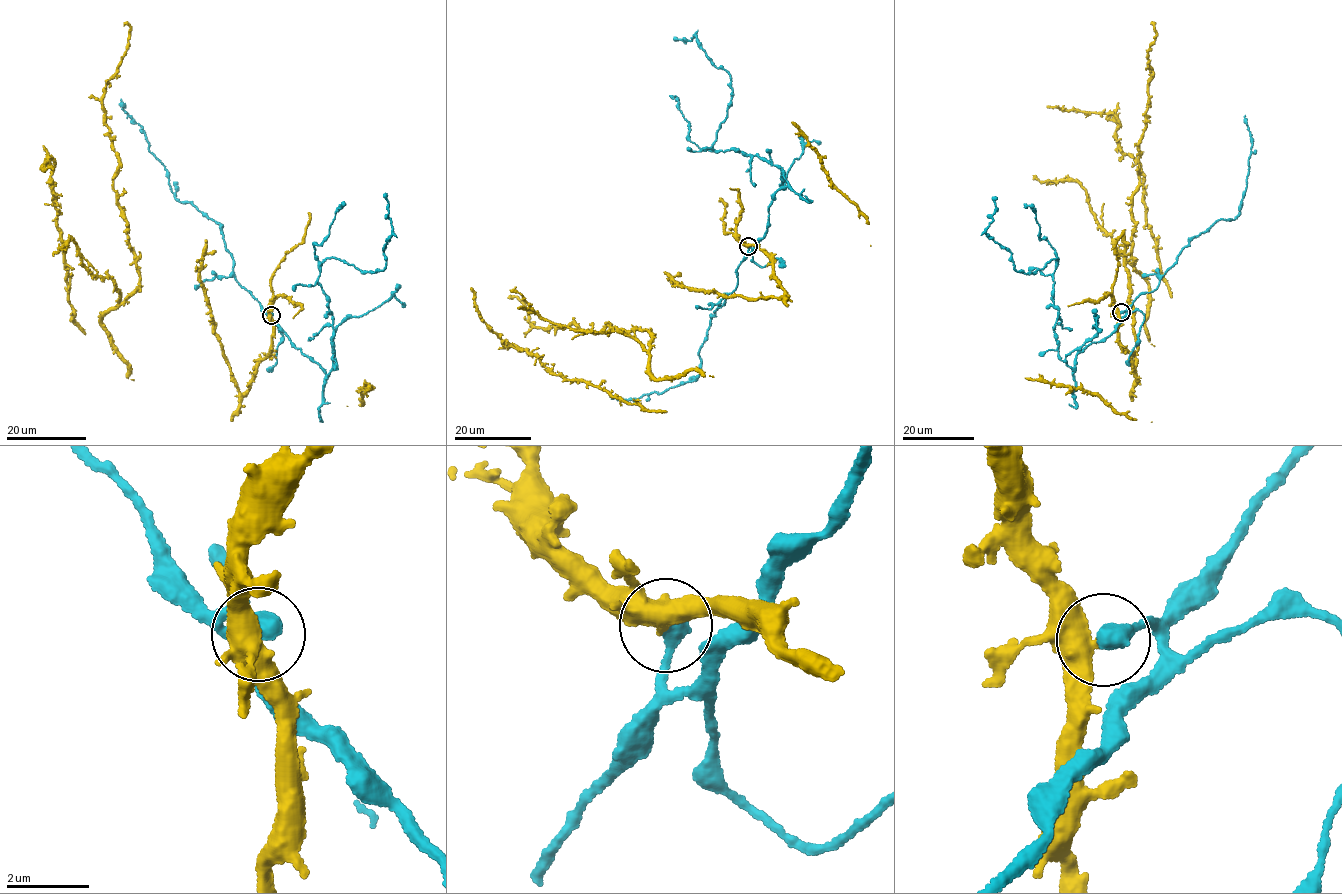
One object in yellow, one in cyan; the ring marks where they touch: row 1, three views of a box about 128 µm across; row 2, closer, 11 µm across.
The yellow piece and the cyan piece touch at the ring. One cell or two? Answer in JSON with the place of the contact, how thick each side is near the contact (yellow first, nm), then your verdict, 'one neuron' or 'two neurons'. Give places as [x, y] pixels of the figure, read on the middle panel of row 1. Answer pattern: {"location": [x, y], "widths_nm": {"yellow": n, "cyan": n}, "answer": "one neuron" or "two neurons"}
{"location": [748, 246], "widths_nm": {"yellow": 400, "cyan": 480}, "answer": "one neuron"}

